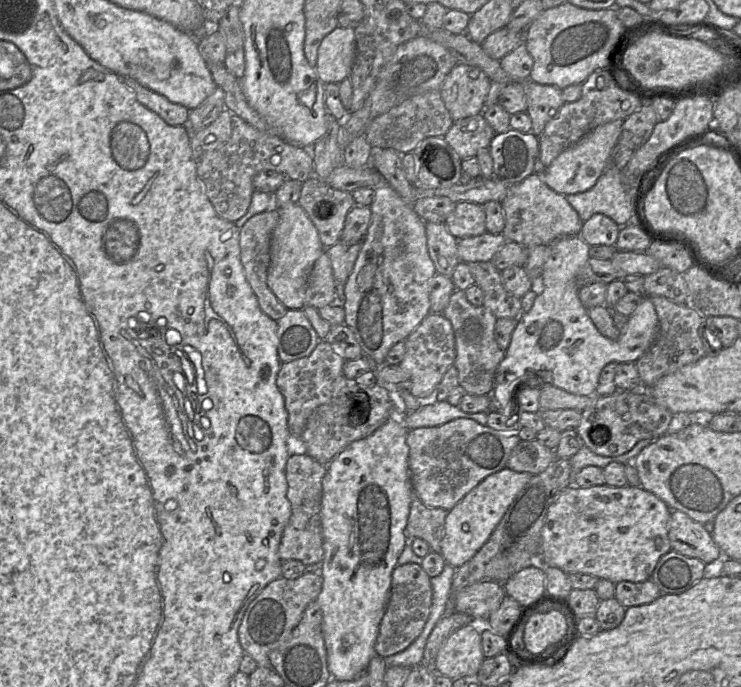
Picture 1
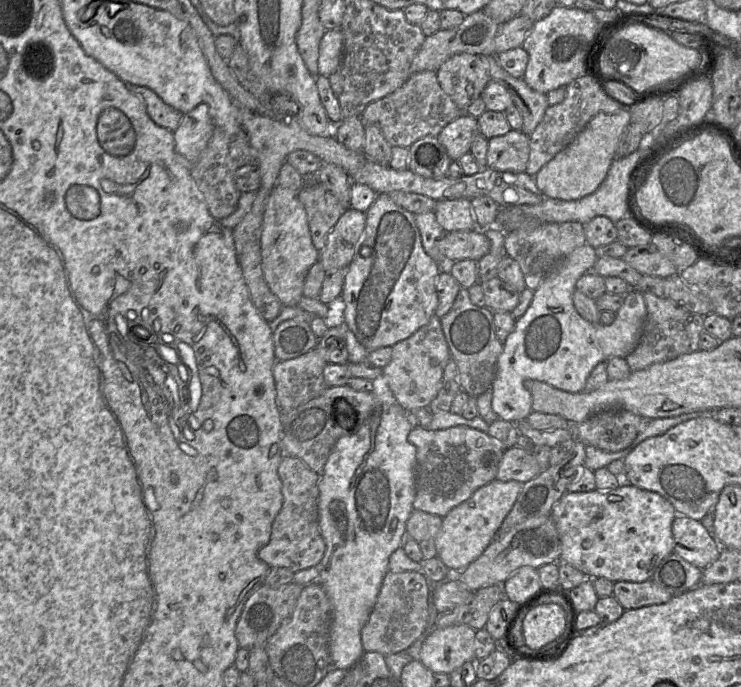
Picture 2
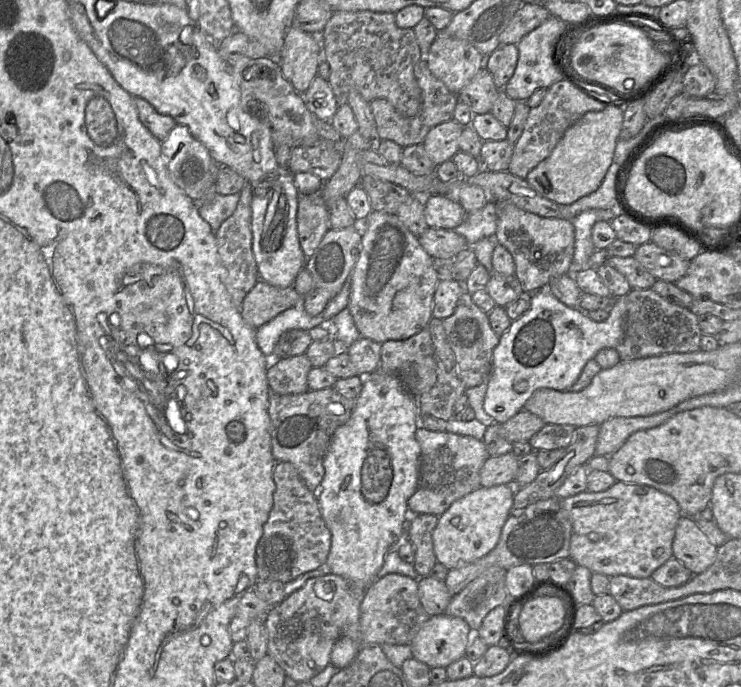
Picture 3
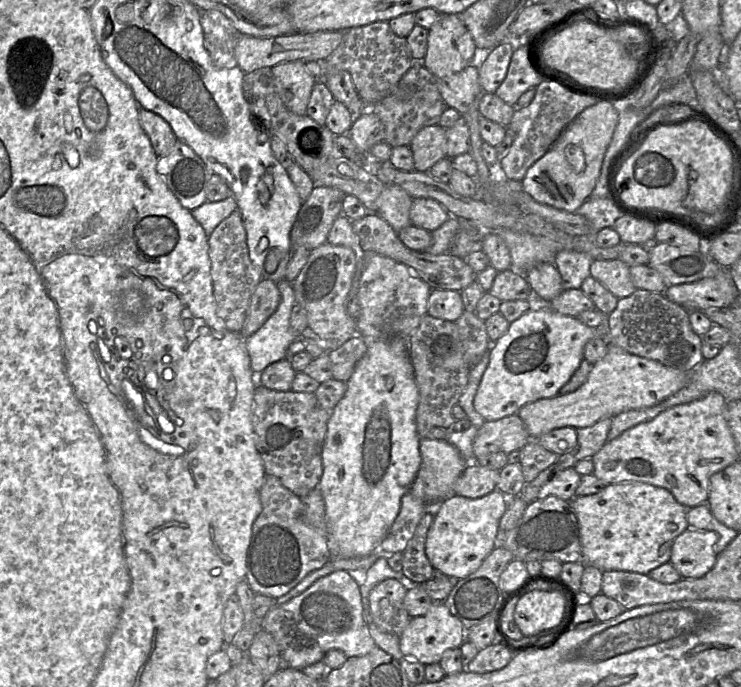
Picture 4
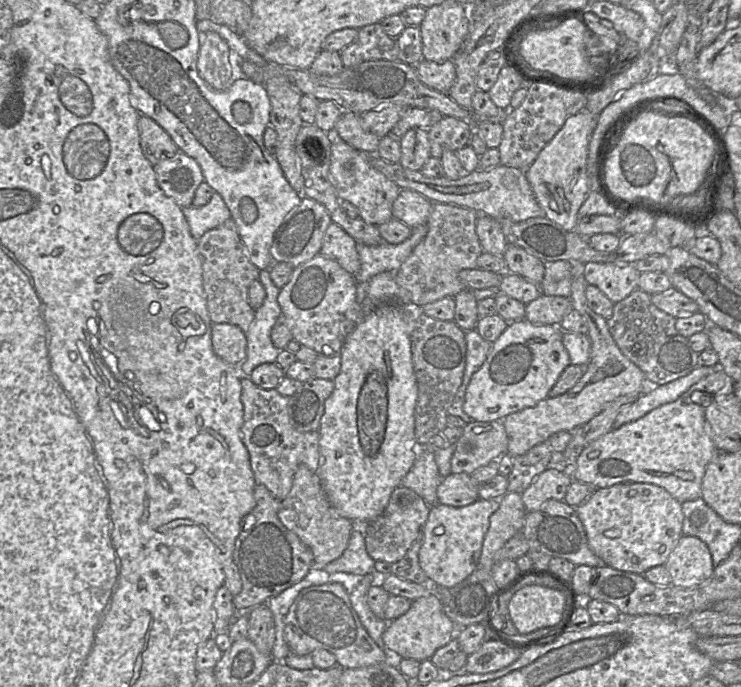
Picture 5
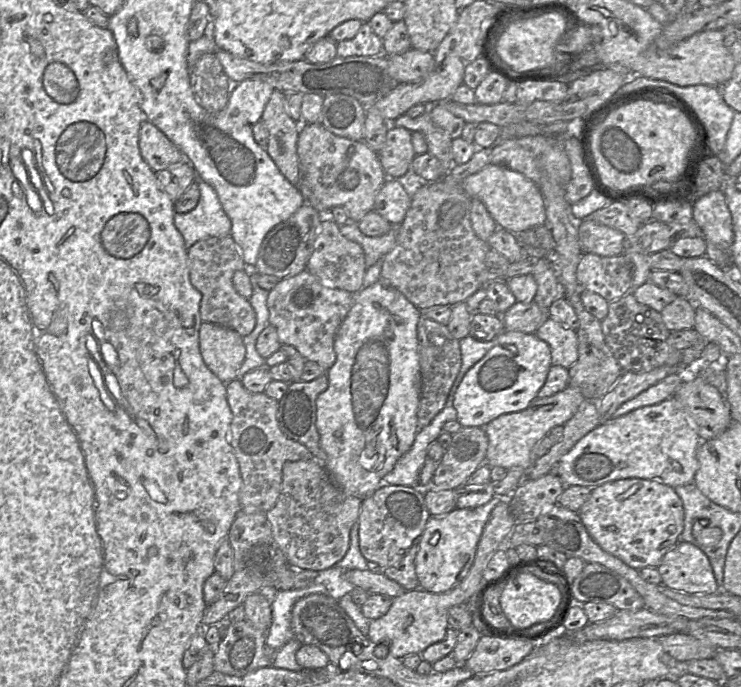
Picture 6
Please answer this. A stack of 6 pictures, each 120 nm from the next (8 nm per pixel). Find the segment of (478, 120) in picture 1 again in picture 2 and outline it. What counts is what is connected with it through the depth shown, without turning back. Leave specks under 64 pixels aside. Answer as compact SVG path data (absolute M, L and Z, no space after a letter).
M461 114L445 126L436 137L451 160L458 161L464 154L469 153L473 140L479 134L477 119Z

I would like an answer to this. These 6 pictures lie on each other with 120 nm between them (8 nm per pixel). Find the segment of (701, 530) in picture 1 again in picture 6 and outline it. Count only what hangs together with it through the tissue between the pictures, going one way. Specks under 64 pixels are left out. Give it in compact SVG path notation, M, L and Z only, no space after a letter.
M678 542L657 567L662 585L682 593L709 595L719 592L707 555L688 542Z

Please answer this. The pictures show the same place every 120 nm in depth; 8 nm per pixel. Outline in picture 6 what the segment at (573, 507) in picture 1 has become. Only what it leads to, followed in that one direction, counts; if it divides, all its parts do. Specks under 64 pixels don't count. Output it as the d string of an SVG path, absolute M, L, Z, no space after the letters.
M620 479L592 488L578 515L603 550L636 570L657 568L684 529L684 507L675 488L649 479Z

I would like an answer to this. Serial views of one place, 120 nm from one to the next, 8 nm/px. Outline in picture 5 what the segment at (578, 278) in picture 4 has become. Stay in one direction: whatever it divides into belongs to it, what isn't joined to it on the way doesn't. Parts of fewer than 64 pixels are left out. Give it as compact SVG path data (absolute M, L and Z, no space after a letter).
M568 260L544 262L544 277L538 285L540 294L569 297L571 267Z

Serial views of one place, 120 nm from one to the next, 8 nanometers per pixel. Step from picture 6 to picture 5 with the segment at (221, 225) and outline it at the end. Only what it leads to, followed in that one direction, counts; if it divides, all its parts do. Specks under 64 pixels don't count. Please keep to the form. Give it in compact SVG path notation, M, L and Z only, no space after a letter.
M214 192L207 204L201 207L189 206L182 208L182 211L196 241L231 217L227 205L217 192Z

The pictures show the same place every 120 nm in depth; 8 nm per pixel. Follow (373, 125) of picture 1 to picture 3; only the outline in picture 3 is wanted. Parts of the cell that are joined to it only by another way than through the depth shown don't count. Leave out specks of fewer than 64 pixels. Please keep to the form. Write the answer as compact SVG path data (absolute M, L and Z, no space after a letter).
M421 59L414 66L414 76L421 89L422 102L419 113L414 117L404 117L385 99L370 102L379 140L393 141L402 148L423 144L428 132L435 126L453 119L453 112L458 103L457 95L438 80L428 68L425 59Z

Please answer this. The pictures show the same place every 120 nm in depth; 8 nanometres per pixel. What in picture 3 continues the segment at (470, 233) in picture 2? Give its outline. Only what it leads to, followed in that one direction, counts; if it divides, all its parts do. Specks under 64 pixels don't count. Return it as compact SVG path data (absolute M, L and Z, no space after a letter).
M428 227L421 235L418 236L418 241L423 249L433 259L454 259L460 252L470 248L465 238L456 233L454 230Z

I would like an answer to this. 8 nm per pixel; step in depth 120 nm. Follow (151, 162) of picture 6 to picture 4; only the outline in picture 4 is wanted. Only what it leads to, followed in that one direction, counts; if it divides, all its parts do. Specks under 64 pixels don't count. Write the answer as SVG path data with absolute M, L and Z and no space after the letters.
M138 104L139 121L148 136L158 157L168 155L177 138L169 123L154 112L148 111Z

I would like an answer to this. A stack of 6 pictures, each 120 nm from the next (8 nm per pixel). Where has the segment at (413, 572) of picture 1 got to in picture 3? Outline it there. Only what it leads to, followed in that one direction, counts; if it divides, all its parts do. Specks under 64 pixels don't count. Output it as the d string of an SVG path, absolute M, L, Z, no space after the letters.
M396 573L386 574L376 578L362 594L361 641L363 644L410 645L429 617L418 596L418 581Z

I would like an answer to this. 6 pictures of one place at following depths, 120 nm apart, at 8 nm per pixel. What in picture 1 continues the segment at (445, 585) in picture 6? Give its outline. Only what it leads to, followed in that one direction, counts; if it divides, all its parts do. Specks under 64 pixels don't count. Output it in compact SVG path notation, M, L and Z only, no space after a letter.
M505 467L482 480L448 511L445 519L444 536L439 550L446 564L459 568L482 548L509 506L532 476L530 473L516 472Z

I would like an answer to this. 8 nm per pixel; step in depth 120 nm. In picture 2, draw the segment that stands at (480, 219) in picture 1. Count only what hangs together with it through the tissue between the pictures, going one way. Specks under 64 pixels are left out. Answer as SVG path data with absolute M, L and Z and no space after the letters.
M468 199L436 201L433 212L438 224L446 233L477 228L472 206Z

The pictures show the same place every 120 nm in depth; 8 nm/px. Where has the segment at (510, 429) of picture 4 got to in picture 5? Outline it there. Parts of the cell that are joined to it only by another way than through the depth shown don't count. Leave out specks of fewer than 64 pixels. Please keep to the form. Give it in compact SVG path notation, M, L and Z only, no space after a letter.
M501 420L472 421L465 425L454 446L451 473L472 474L507 452L508 436Z

